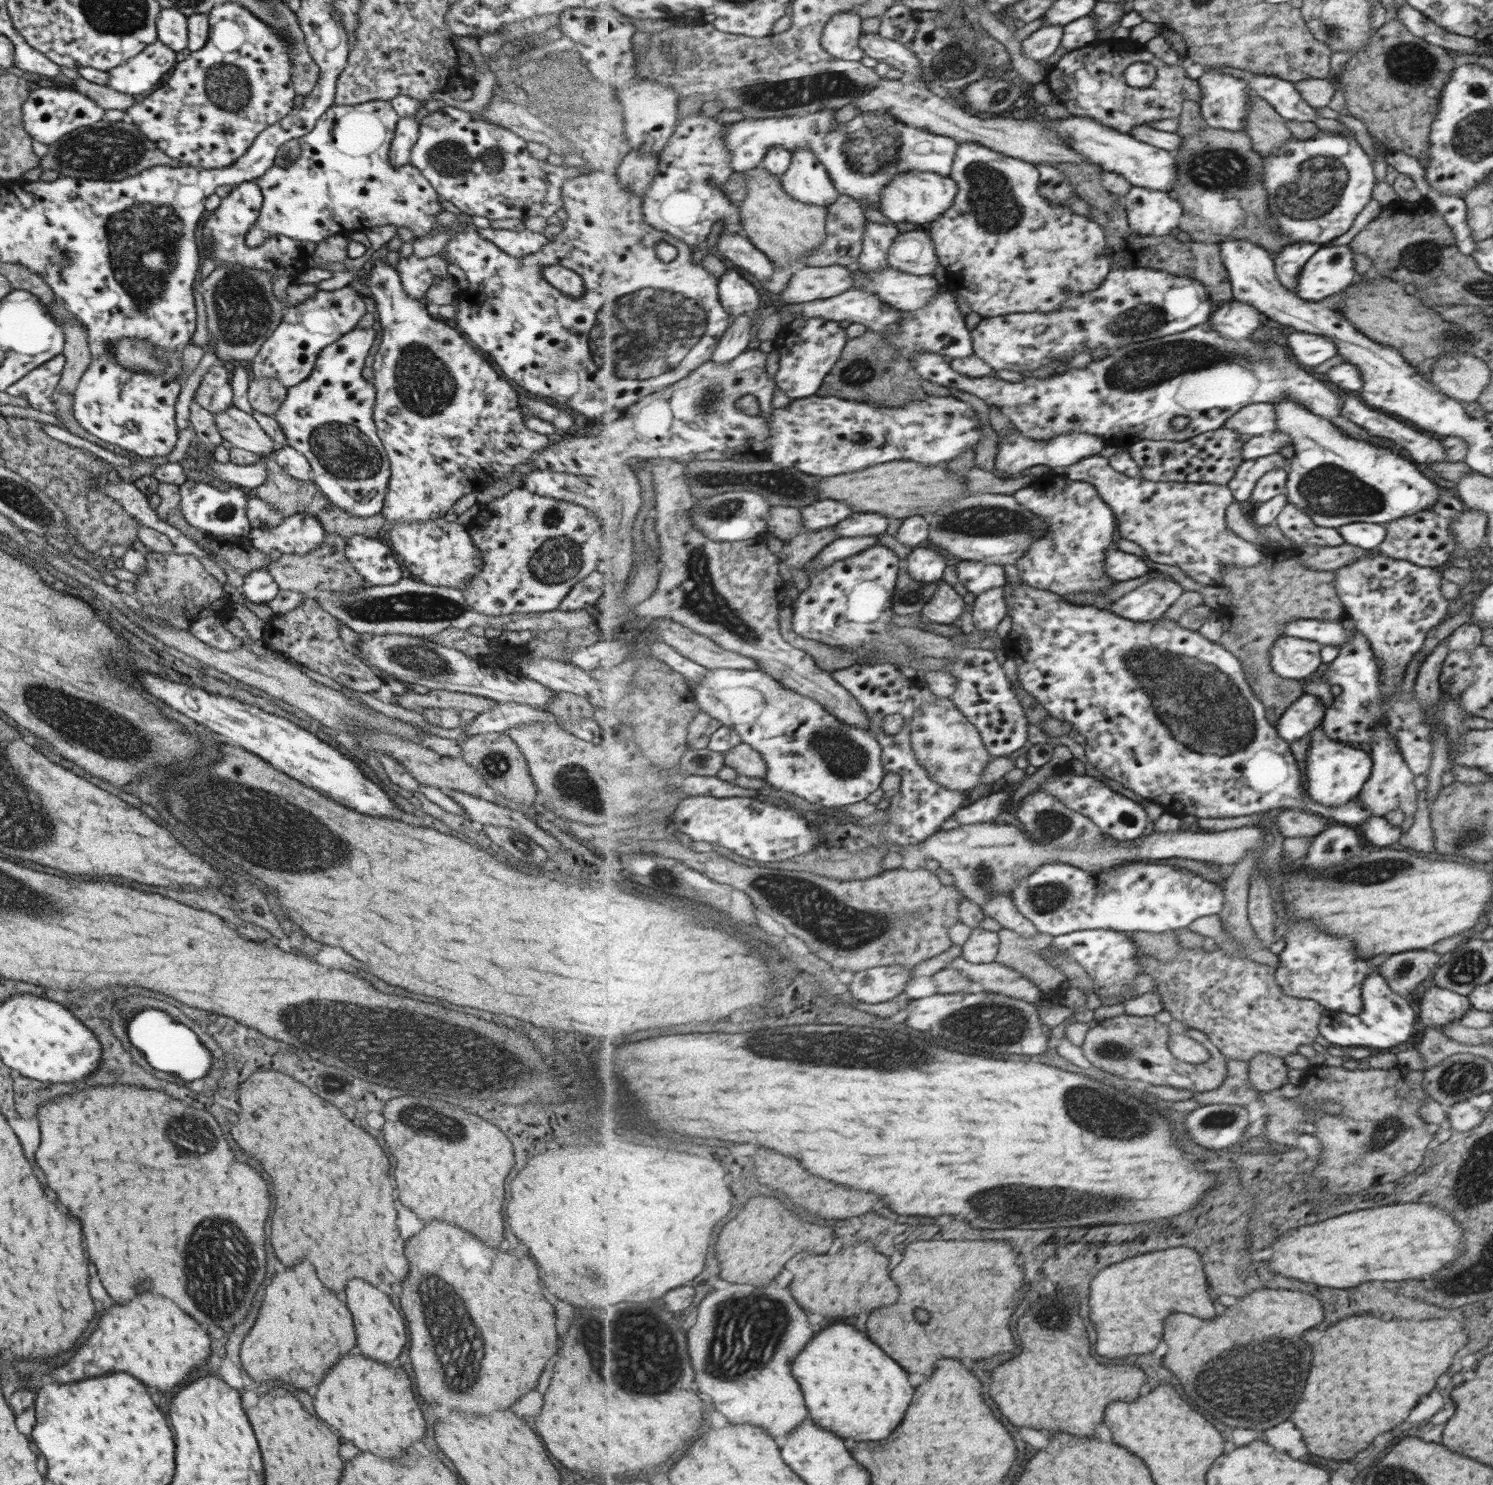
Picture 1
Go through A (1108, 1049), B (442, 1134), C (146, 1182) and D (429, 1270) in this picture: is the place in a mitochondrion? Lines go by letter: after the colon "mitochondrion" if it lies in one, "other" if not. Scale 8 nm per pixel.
A: mitochondrion
B: mitochondrion
C: other
D: mitochondrion

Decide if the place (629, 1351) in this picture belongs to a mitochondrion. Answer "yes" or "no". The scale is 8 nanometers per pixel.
yes

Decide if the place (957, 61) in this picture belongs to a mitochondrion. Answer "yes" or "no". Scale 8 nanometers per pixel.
yes

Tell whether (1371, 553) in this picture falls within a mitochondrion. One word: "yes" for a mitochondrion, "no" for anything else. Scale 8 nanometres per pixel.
no

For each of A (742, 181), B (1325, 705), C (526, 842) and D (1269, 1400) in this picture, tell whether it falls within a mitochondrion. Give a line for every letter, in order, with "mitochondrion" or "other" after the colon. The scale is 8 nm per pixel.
A: other
B: other
C: other
D: mitochondrion

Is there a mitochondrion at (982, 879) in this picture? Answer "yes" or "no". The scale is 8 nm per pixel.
yes

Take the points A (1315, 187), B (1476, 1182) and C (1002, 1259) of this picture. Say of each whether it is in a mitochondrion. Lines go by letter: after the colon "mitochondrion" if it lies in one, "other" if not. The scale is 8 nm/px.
A: mitochondrion
B: mitochondrion
C: other

